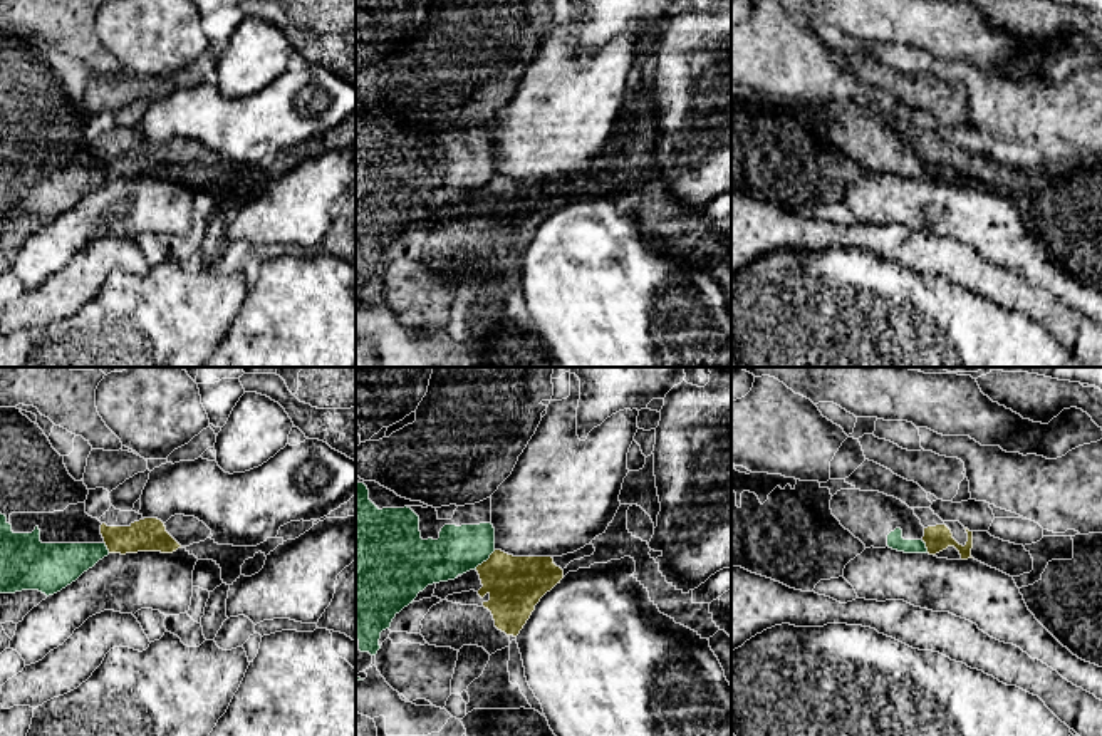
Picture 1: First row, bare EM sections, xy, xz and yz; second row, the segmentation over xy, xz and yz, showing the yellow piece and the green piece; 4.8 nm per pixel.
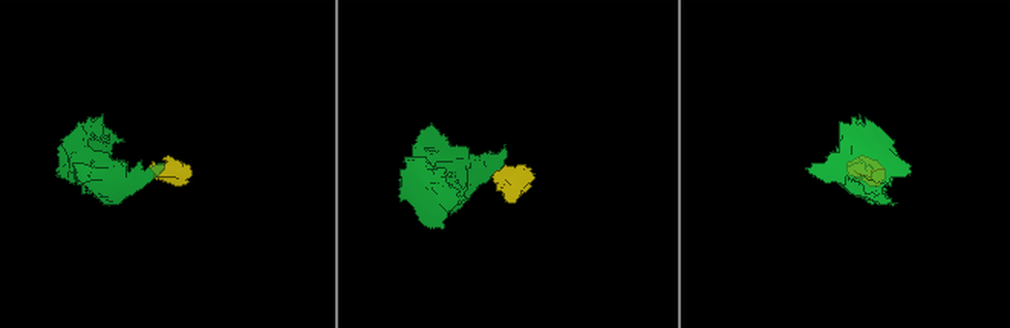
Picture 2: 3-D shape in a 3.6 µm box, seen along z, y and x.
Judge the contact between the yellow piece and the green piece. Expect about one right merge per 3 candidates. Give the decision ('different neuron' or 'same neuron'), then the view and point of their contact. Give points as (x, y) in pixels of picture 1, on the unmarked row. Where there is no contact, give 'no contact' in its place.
different neuron; meets yellow in xz at (487, 185)

